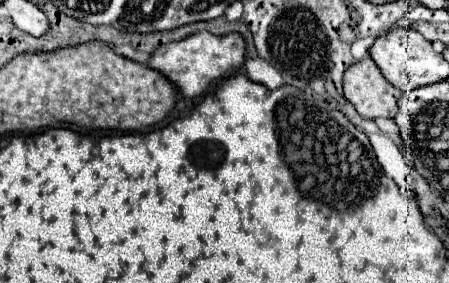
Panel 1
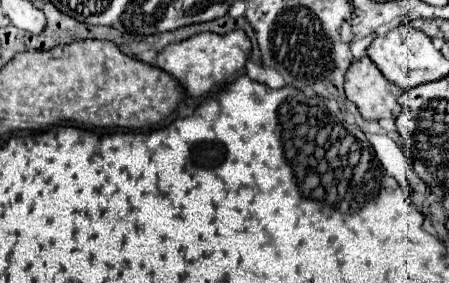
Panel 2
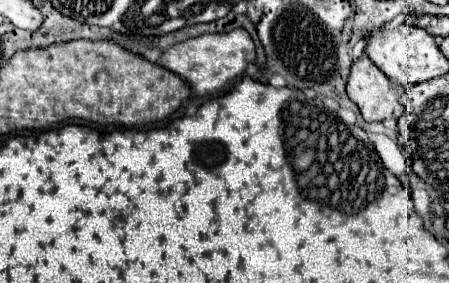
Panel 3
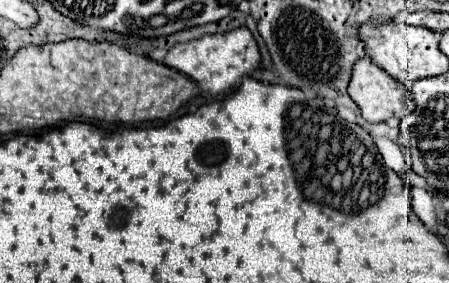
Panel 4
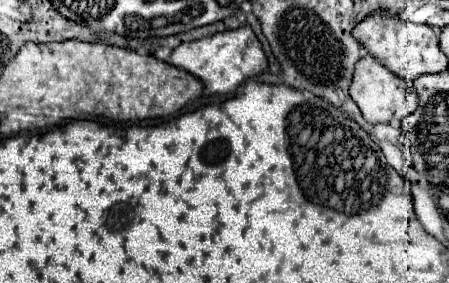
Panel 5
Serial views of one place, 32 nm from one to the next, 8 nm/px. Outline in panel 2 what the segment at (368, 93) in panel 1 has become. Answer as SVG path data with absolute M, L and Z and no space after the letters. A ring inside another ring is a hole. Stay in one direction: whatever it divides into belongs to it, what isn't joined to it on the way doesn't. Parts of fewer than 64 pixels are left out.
M362 56L348 68L344 90L346 98L356 104L366 120L398 118L402 112L402 90L396 84L390 84L368 56Z

